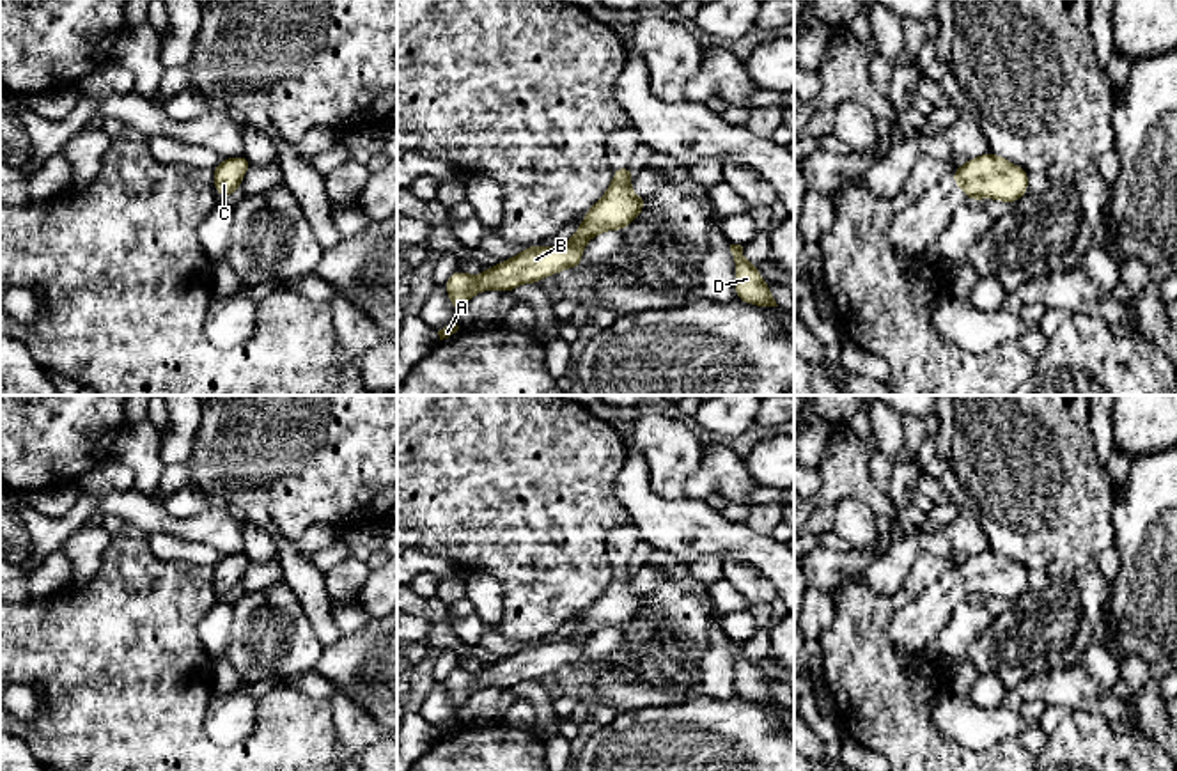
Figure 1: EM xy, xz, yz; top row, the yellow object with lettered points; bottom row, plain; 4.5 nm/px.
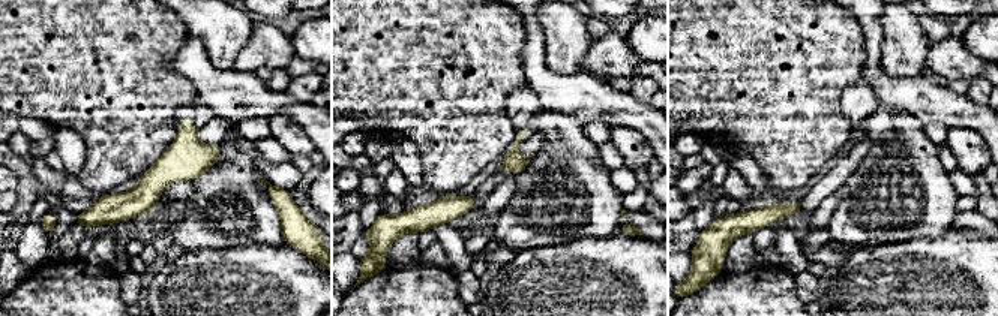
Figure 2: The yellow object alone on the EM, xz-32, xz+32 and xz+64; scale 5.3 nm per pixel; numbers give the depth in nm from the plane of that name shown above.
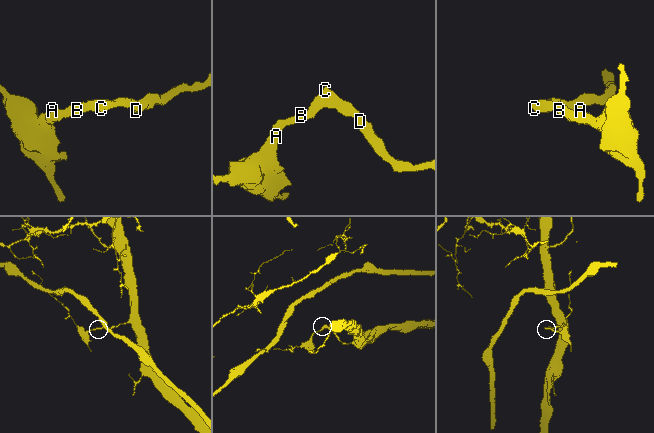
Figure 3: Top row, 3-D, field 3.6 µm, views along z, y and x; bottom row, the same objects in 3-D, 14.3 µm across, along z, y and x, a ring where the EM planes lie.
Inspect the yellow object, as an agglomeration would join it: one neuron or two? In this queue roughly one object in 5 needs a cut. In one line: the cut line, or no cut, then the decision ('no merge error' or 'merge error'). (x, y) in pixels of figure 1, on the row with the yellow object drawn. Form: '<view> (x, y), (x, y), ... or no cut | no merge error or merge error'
no cut | no merge error

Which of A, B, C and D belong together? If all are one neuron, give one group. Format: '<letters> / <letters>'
A B C D

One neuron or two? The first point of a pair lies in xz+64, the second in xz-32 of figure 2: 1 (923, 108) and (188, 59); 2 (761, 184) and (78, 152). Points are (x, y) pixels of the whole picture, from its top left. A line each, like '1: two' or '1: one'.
1: one
2: one

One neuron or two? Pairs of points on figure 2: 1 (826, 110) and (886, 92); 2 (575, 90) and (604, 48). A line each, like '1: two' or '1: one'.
1: two
2: two

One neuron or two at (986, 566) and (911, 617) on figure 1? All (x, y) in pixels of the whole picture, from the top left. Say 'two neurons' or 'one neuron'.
one neuron

